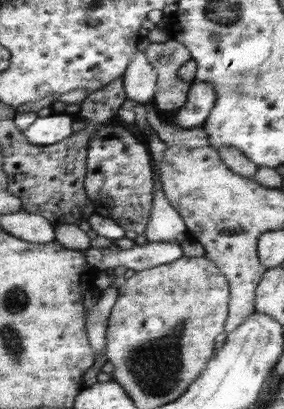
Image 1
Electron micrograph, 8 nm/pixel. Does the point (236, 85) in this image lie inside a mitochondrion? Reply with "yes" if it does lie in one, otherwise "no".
yes

